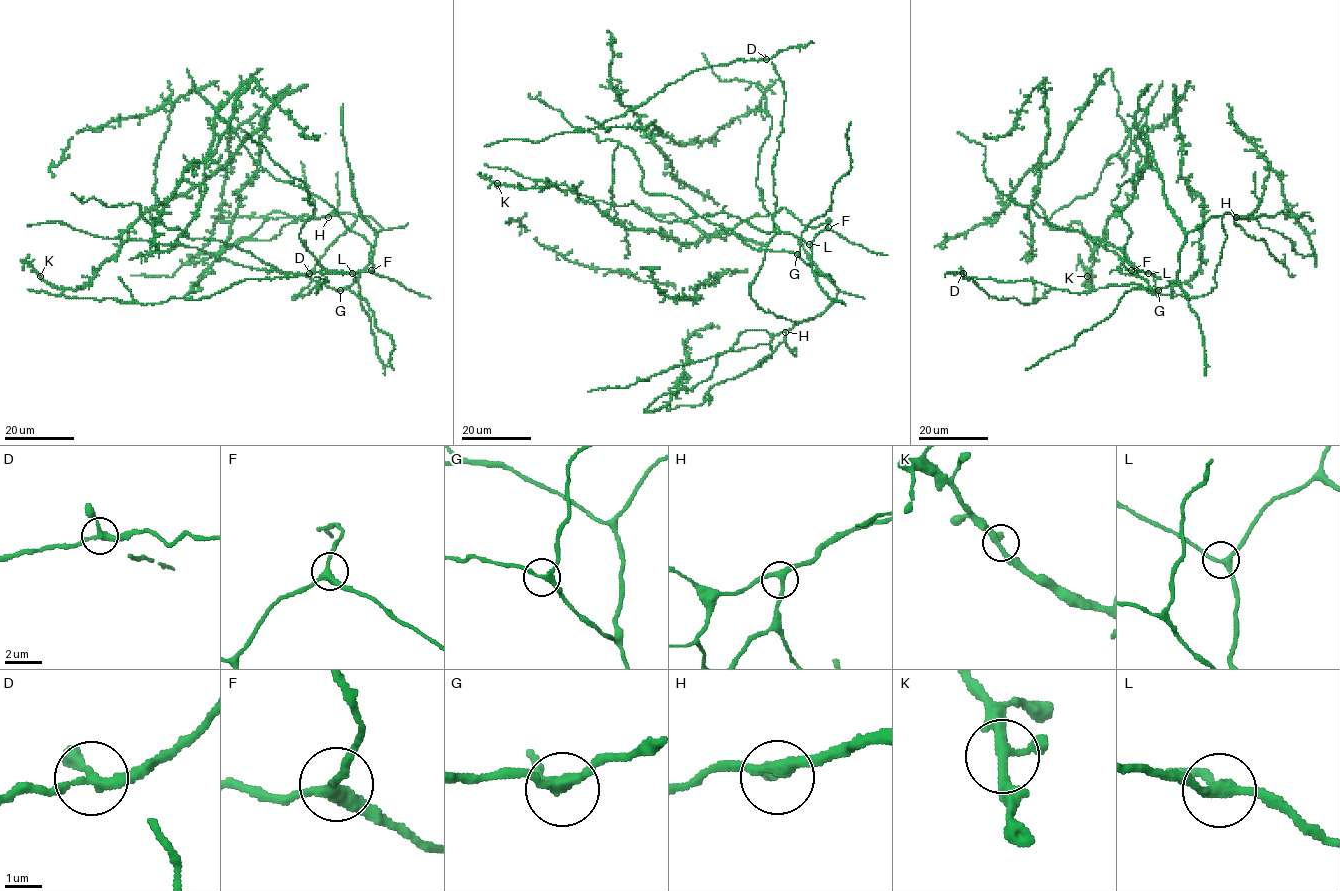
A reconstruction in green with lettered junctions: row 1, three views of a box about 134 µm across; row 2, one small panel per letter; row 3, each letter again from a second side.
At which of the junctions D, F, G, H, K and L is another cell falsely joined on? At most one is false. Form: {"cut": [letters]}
{"cut": ["D"]}

